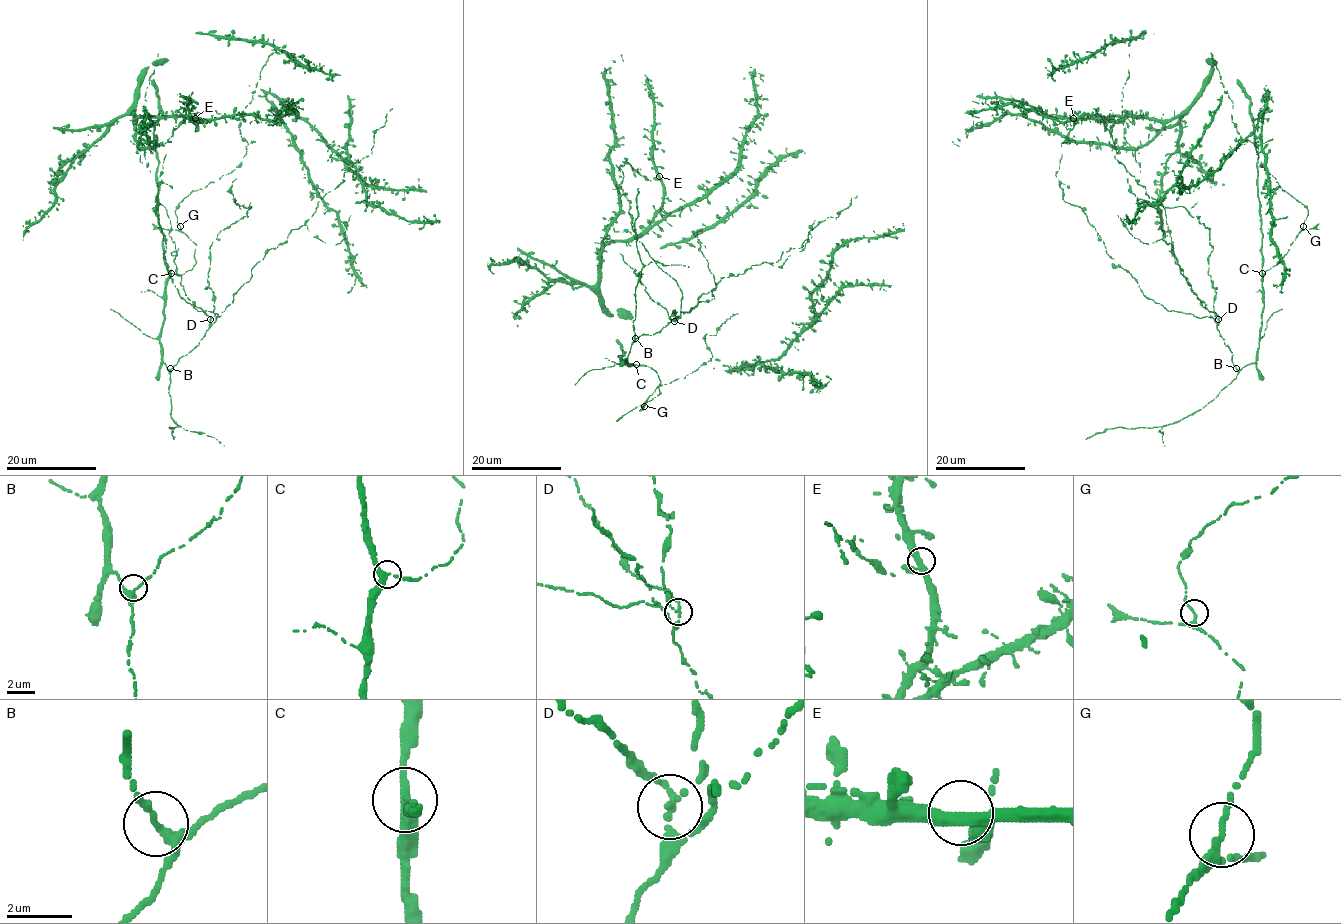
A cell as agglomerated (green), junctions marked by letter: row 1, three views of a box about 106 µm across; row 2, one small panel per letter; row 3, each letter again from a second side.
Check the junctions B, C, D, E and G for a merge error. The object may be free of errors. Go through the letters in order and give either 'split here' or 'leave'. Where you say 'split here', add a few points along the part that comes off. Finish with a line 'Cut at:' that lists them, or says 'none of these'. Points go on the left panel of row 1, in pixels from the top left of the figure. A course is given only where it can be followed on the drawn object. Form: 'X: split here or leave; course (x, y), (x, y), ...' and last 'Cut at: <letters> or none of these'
B: leave
C: leave
D: split here; course (210, 320), (214, 316), (210, 246), (222, 229), (248, 217), (251, 207), (233, 199), (231, 185), (237, 179)
E: leave
G: leave
Cut at: D

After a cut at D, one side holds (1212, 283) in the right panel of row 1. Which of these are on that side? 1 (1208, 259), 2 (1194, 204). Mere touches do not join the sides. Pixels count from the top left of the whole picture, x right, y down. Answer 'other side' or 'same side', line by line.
1: same side
2: same side

